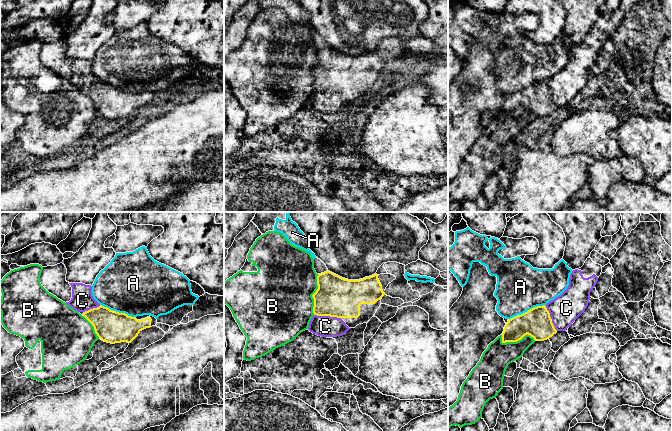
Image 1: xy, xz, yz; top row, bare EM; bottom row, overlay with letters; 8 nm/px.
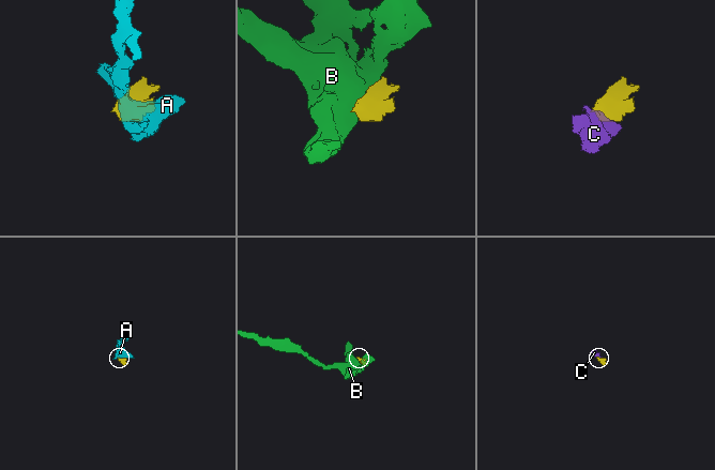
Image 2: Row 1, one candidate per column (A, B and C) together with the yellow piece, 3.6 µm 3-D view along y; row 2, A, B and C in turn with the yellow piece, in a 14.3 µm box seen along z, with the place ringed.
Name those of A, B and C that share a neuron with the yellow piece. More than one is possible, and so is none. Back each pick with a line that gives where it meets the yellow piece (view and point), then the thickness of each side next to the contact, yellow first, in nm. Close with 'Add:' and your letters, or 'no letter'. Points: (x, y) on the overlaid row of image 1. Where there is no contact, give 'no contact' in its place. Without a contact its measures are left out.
C: xz (328, 315) | 320/180 nm
Add: C

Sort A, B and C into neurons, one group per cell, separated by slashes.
A / B / C

